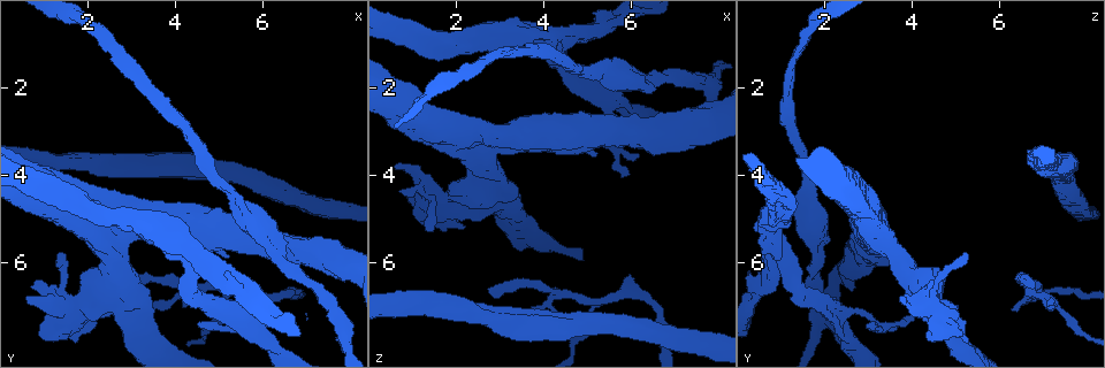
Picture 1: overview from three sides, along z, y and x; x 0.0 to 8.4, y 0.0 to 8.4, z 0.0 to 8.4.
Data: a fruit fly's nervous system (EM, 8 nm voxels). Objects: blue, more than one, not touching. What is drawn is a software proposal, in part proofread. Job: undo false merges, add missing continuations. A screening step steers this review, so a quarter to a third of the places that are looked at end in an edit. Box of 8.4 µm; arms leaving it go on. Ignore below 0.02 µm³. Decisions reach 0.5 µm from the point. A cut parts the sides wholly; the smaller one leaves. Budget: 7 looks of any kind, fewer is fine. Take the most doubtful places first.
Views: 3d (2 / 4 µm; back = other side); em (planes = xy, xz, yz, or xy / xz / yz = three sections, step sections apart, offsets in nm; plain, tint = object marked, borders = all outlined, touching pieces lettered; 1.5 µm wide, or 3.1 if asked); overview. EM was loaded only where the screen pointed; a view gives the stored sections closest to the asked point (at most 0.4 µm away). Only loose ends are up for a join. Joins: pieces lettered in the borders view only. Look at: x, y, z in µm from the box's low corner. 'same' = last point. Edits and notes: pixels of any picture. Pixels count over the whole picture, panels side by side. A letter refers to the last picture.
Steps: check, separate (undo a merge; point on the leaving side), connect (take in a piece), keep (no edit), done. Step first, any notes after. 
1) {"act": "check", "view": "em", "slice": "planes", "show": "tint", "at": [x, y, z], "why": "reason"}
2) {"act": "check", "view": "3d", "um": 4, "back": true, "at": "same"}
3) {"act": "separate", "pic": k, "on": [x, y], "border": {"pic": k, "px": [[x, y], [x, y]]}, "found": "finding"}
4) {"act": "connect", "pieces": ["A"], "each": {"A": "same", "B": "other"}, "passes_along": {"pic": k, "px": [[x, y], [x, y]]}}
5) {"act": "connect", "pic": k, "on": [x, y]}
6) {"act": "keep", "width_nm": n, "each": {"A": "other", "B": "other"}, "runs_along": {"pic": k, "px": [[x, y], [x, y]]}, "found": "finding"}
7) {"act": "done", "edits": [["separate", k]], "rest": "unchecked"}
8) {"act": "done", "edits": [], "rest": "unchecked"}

{"act": "check", "view": "3d", "um": 2, "at": [1.30, 5.75, 5.25], "why": "tapers out"}

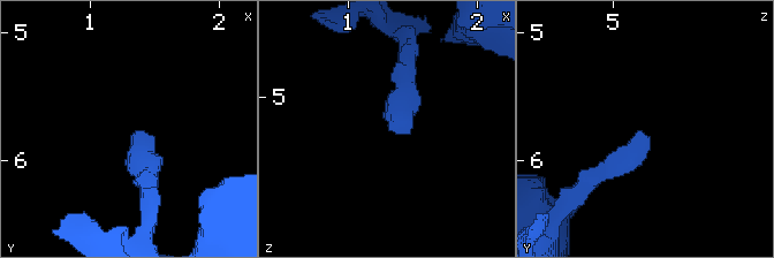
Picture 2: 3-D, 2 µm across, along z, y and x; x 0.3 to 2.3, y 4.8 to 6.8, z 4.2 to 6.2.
{"act": "check", "view": "em", "slice": "planes", "show": "borders", "at": [1.30, 5.80, 5.26], "why": "shape alone is not enough"}

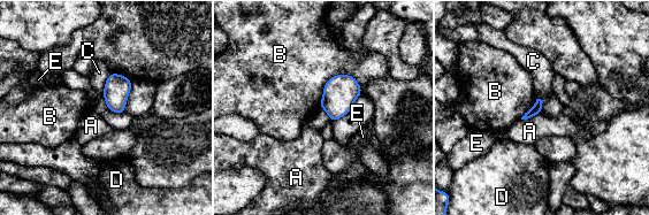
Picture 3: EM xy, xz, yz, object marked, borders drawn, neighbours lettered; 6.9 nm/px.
{"act": "keep", "each": {"A": "other", "B": "other", "C": "other", "D": "other", "E": "other"}, "border": {"pic": 3, "px": [[109, 73], [102, 94]]}, "found": "none of them fits"}

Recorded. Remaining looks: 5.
{"act": "check", "view": "em", "slice": "planes", "show": "tint", "at": [7.70, 7.20, 1.90], "why": "thick turns thin"}

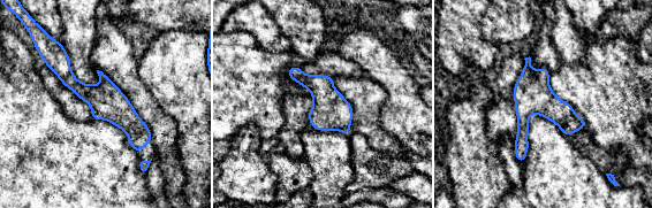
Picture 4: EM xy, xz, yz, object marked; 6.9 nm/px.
{"act": "check", "view": "em", "slice": "planes", "show": "borders", "at": "same"}

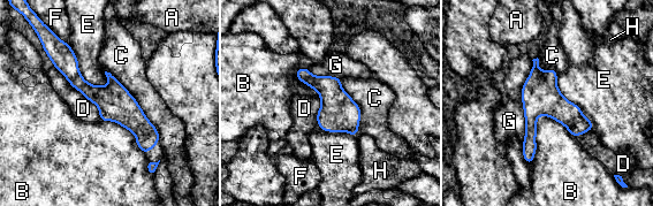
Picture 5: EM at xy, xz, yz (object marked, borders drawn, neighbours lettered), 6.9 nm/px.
{"act": "keep", "each": {"A": "other", "B": "other", "C": "other", "D": "other", "E": "other", "F": "other", "G": "other", "H": "other"}, "border": {"pic": 5, "px": [[54, 66], [97, 106], [100, 119]]}, "found": "continuous, no second neuron"}

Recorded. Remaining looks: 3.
{"act": "check", "view": "3d", "um": 4, "at": [2.60, 7.10, 5.00], "why": "thick end"}

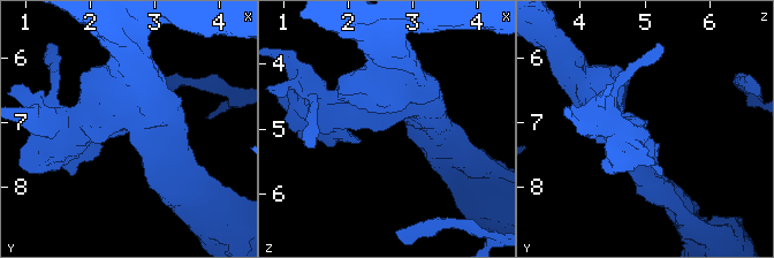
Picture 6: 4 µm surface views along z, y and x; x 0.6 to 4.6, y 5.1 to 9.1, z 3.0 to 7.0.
{"act": "check", "view": "em", "slice": "planes", "show": "borders", "at": [2.55, 7.05, 5.00]}

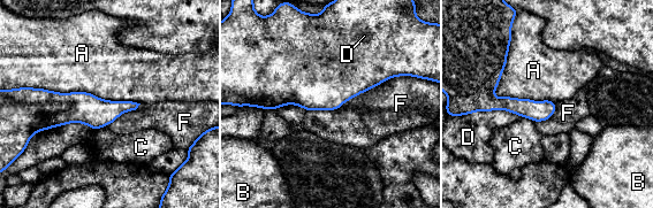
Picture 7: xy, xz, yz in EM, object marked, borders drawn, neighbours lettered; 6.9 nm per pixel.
{"act": "keep", "each": {"A": "other", "B": "other", "C": "other", "D": "other", "F": "other"}, "found": "no lettered piece goes on from it"}

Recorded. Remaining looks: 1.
{"act": "done", "edits": [], "rest": "unchecked"}

